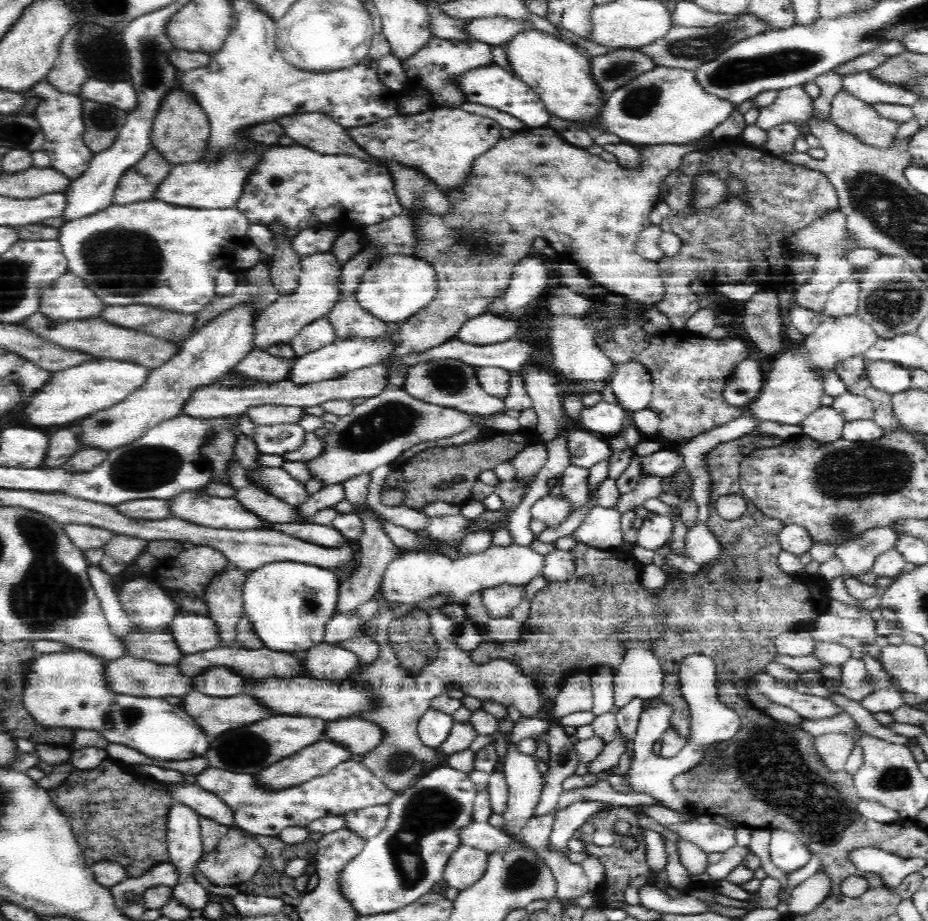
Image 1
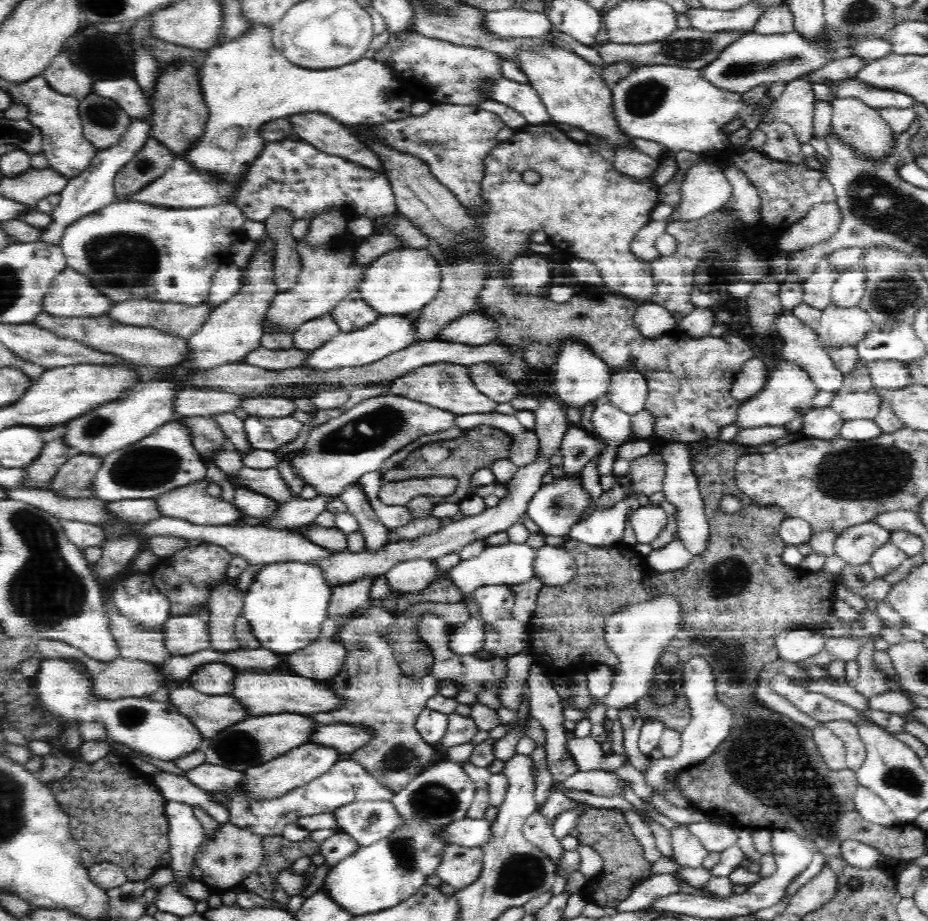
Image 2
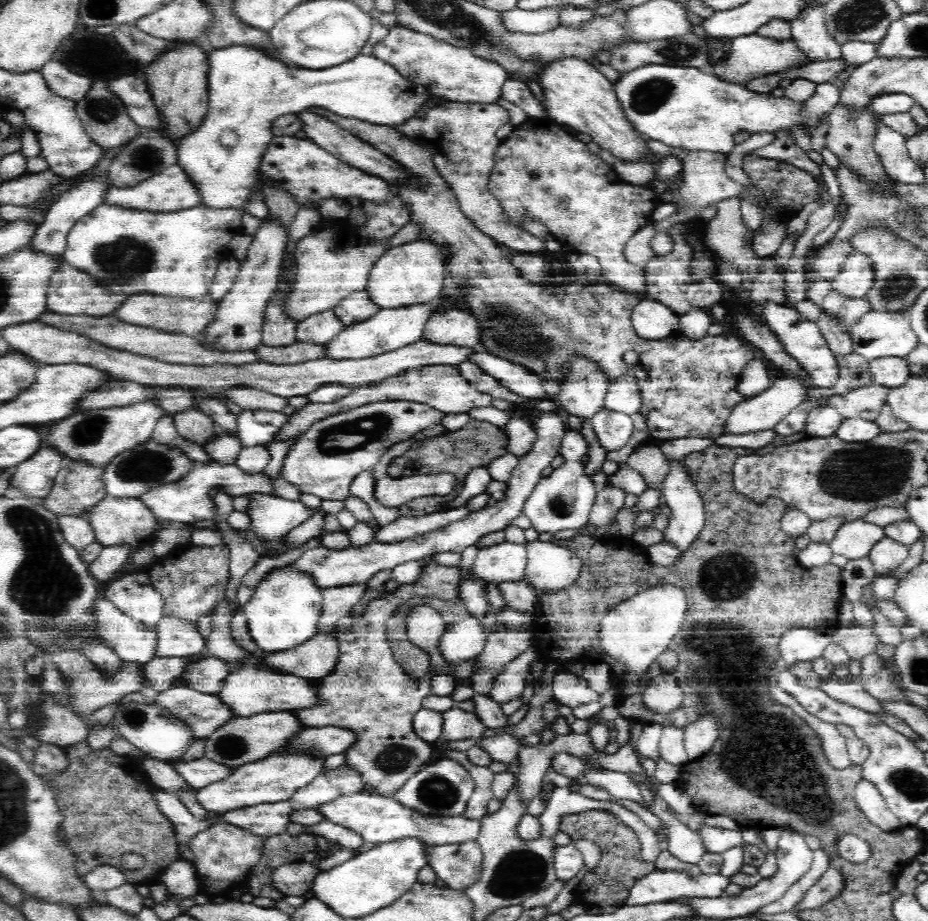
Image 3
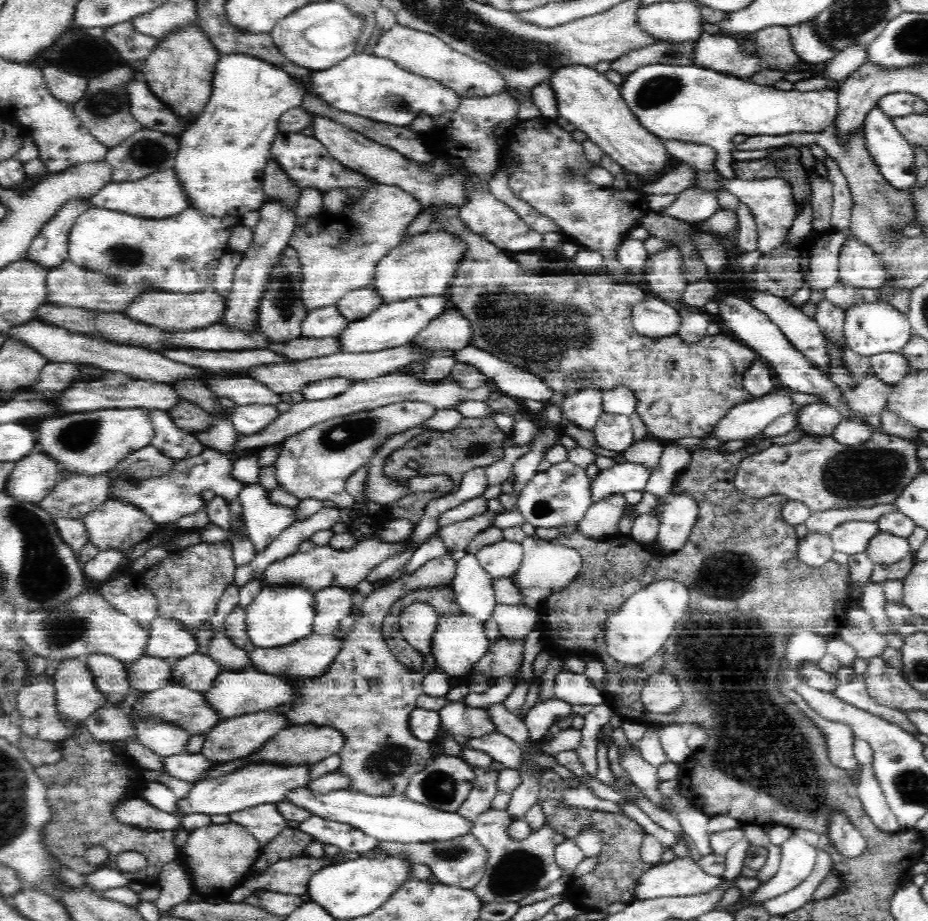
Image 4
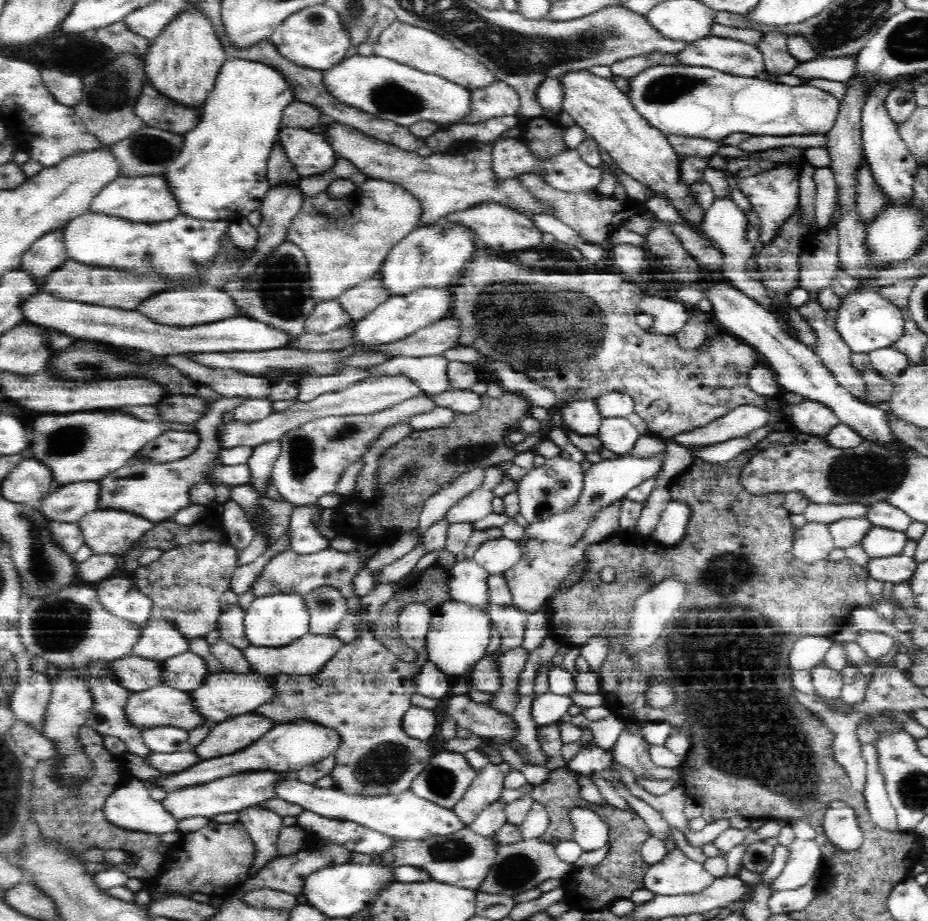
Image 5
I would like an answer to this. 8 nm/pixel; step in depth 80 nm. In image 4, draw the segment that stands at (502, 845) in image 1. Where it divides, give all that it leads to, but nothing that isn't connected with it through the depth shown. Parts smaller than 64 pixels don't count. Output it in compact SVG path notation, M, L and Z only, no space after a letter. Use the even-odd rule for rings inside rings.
M300 786L292 788L287 793L287 800L296 806L308 809L311 814L321 816L334 822L352 824L370 837L380 841L399 843L418 843L423 841L444 841L454 837L462 837L471 833L472 821L464 818L458 812L446 812L424 806L407 798L405 794L388 796L370 796L358 791L334 790L328 794L313 792L312 788Z

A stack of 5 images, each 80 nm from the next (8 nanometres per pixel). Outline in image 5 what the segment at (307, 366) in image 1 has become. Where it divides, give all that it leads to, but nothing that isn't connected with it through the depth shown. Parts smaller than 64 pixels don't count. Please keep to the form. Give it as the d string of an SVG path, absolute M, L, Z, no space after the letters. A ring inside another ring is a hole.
M450 286L444 288L416 288L414 292L408 292L408 294L392 295L363 319L355 321L353 344L388 344L388 342L402 340L402 338L414 334L419 328L424 328L450 315L452 301L453 294Z

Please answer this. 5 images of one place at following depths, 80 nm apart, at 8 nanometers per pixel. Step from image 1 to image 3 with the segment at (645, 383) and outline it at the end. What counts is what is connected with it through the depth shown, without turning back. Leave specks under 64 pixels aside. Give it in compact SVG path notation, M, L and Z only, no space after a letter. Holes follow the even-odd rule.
M626 375L614 380L605 395L604 407L614 412L634 414L640 413L643 401L638 380Z

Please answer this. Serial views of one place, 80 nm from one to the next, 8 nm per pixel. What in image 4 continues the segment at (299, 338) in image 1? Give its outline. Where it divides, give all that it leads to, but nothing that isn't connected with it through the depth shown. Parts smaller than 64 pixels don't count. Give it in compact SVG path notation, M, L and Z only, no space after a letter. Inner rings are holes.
M336 304L309 311L301 326L301 336L306 338L326 338L339 336L349 321L341 315Z

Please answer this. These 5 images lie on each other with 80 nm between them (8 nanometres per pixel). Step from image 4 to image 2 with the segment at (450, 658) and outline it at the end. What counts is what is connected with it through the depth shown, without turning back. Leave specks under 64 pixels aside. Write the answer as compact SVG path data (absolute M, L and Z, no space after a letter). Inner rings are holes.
M470 617L466 622L453 626L449 639L450 651L458 655L473 655L484 649L485 632L485 623L482 619Z

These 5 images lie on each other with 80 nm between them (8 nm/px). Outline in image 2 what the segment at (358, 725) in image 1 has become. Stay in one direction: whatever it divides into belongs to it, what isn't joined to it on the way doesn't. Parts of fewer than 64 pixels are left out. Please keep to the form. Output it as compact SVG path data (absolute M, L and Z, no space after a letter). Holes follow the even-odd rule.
M332 723L318 725L311 732L307 742L317 746L324 746L331 750L336 750L340 754L354 752L355 749L362 748L367 744L369 732L360 726L353 726L350 723Z

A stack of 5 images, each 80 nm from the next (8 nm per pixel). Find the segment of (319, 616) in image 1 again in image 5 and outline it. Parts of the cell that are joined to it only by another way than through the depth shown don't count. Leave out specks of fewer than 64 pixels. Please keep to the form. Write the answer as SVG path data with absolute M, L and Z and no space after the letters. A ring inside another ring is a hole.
M278 593L256 597L245 610L246 639L258 647L286 647L310 633L310 613L300 594Z

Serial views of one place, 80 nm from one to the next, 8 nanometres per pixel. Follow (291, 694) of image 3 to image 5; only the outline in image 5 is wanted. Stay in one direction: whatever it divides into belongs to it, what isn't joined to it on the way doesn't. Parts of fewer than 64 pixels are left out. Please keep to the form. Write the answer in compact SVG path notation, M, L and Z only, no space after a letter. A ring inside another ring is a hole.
M220 672L208 674L206 680L202 680L202 684L188 694L194 703L194 710L214 725L238 715L252 713L258 706L274 700L274 687L270 686L270 676L257 672L245 675Z

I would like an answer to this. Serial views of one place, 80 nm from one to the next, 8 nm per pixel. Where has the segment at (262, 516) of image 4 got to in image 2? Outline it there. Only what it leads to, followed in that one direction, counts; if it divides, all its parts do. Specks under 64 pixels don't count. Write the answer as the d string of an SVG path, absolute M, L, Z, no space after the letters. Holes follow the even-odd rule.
M320 496L304 500L297 499L286 503L278 503L278 513L264 518L266 527L270 529L295 529L313 523L315 518L327 510L327 504L337 496Z

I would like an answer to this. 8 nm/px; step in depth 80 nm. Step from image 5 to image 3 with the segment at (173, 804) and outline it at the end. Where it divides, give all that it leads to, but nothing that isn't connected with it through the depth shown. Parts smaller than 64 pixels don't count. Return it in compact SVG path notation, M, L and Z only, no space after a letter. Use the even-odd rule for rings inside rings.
M288 751L286 754L274 754L268 758L242 764L226 778L214 784L195 788L197 801L208 811L228 814L237 808L253 808L255 804L280 803L288 800L299 788L310 784L316 776L324 772L326 757L315 758L314 755L298 754Z

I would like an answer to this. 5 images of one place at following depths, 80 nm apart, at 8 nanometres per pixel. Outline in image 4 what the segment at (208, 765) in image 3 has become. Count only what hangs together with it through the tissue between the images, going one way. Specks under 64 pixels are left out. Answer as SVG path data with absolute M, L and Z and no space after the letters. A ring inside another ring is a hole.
M178 753L174 756L162 757L162 767L167 774L186 782L201 782L205 770L211 763L202 753Z

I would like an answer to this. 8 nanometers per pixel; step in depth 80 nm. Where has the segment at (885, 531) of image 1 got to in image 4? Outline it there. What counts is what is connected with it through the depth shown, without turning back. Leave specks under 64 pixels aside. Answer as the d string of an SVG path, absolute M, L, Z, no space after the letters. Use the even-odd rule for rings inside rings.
M848 520L836 526L830 535L834 550L850 555L865 552L870 540L879 531L878 523L864 520Z

